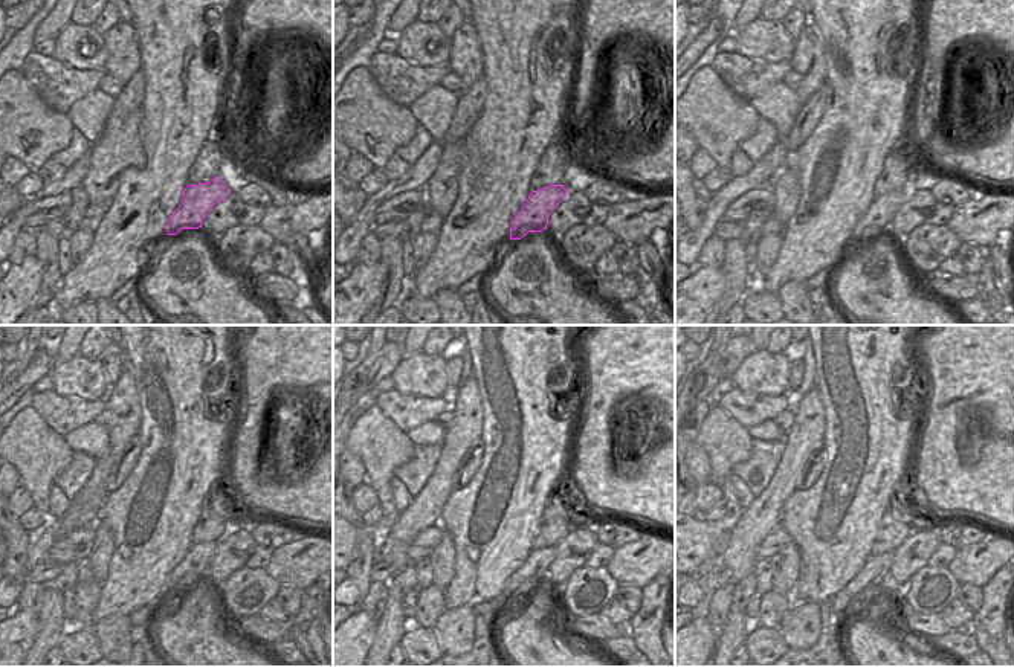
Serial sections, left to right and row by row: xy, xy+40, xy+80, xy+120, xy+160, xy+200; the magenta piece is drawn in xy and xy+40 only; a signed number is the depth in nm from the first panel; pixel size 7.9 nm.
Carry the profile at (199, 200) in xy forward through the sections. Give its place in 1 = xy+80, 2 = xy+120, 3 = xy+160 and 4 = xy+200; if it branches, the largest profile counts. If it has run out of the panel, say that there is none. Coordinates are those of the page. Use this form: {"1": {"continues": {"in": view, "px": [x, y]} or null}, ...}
{"1": {"continues": {"in": "xy+80", "px": [875, 223]}}, "2": {"continues": {"in": "xy+120", "px": [193, 567]}}, "3": {"continues": {"in": "xy+160", "px": [530, 577]}}, "4": {"continues": {"in": "xy+200", "px": [871, 582]}}}

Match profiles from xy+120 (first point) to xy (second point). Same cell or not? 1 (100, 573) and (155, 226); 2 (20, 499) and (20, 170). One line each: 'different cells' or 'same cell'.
1: different cells
2: same cell

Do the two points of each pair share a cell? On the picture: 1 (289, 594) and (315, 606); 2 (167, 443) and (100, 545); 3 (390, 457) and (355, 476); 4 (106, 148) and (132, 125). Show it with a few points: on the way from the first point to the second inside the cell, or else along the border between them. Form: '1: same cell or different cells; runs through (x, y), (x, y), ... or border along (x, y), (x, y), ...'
1: different cells; border along (303, 591), (300, 609), (290, 618)
2: different cells; border along (100, 518), (113, 541), (109, 568)
3: different cells; border along (348, 451), (361, 460), (367, 481)
4: same cell; runs through (112, 145), (125, 132)

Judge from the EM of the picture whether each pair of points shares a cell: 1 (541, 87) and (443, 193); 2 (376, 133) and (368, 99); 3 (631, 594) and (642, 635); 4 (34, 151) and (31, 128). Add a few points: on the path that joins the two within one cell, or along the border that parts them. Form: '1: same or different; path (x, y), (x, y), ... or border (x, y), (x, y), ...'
1: different; border (465, 142), (458, 196), (448, 212)
2: same; path (373, 125), (368, 121), (368, 107)
3: different; border (642, 589), (642, 605), (632, 614)
4: same; path (34, 145), (32, 135)

